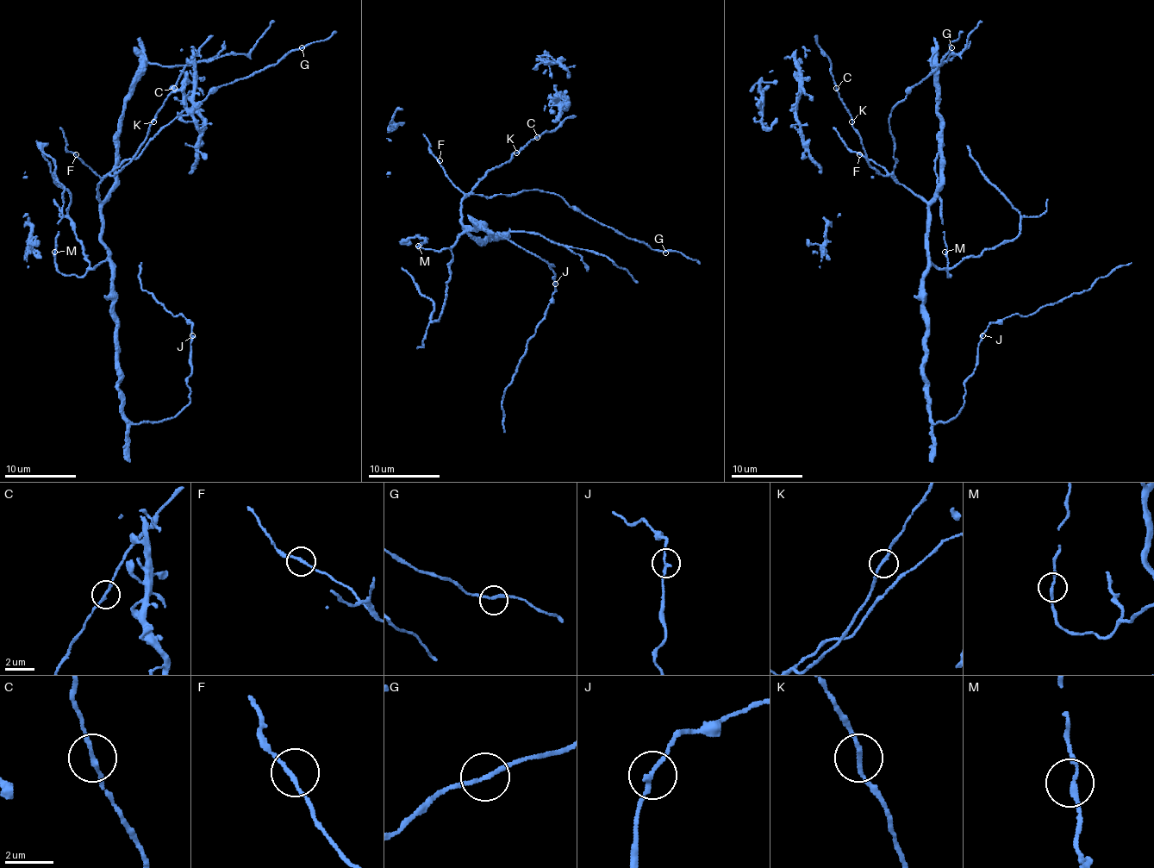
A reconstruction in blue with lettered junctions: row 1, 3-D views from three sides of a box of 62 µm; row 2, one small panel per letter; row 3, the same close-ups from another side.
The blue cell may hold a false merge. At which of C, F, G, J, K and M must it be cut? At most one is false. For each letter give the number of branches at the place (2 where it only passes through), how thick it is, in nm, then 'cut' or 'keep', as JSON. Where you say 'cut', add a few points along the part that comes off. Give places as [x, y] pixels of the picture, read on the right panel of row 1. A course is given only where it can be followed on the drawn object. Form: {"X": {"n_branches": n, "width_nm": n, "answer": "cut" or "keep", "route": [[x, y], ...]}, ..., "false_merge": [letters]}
{"C": {"n_branches": 2, "width_nm": 180, "answer": "keep"}, "F": {"n_branches": 2, "width_nm": 170, "answer": "keep"}, "G": {"n_branches": 2, "width_nm": 180, "answer": "keep"}, "J": {"n_branches": 2, "width_nm": 180, "answer": "keep"}, "K": {"n_branches": 2, "width_nm": 180, "answer": "keep"}, "M": {"n_branches": 2, "width_nm": 180, "answer": "keep"}, "false_merge": []}

